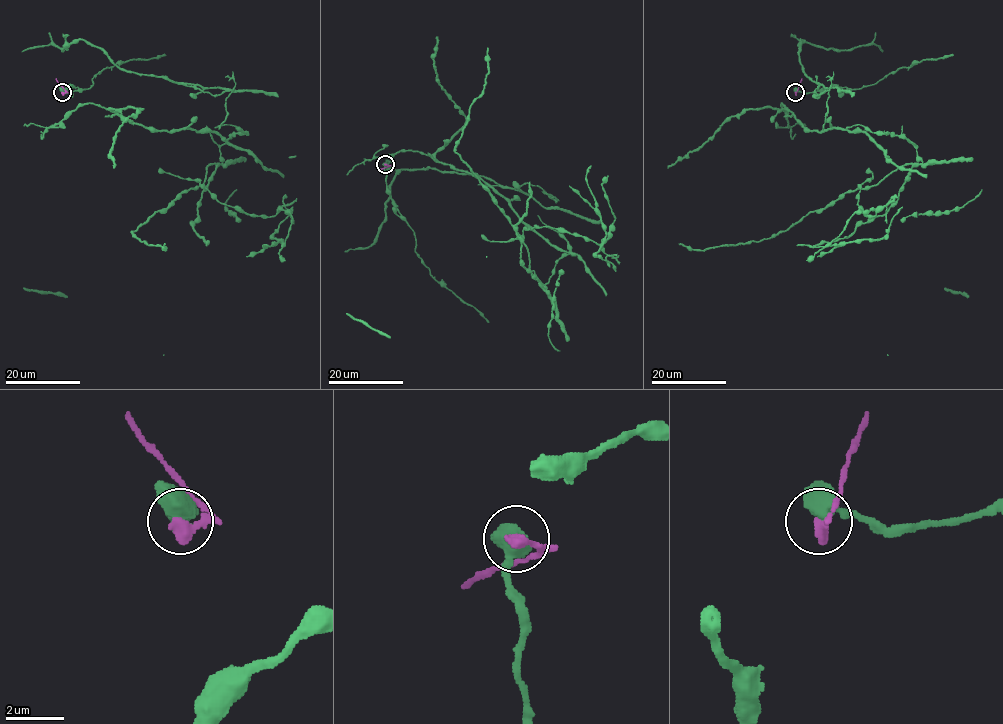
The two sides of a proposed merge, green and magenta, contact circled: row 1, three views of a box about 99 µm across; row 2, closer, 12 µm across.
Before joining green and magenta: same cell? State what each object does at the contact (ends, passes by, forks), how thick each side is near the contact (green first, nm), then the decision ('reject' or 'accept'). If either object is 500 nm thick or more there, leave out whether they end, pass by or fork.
green passes by; magenta ends; calibres 480 and 420 nm; reject

